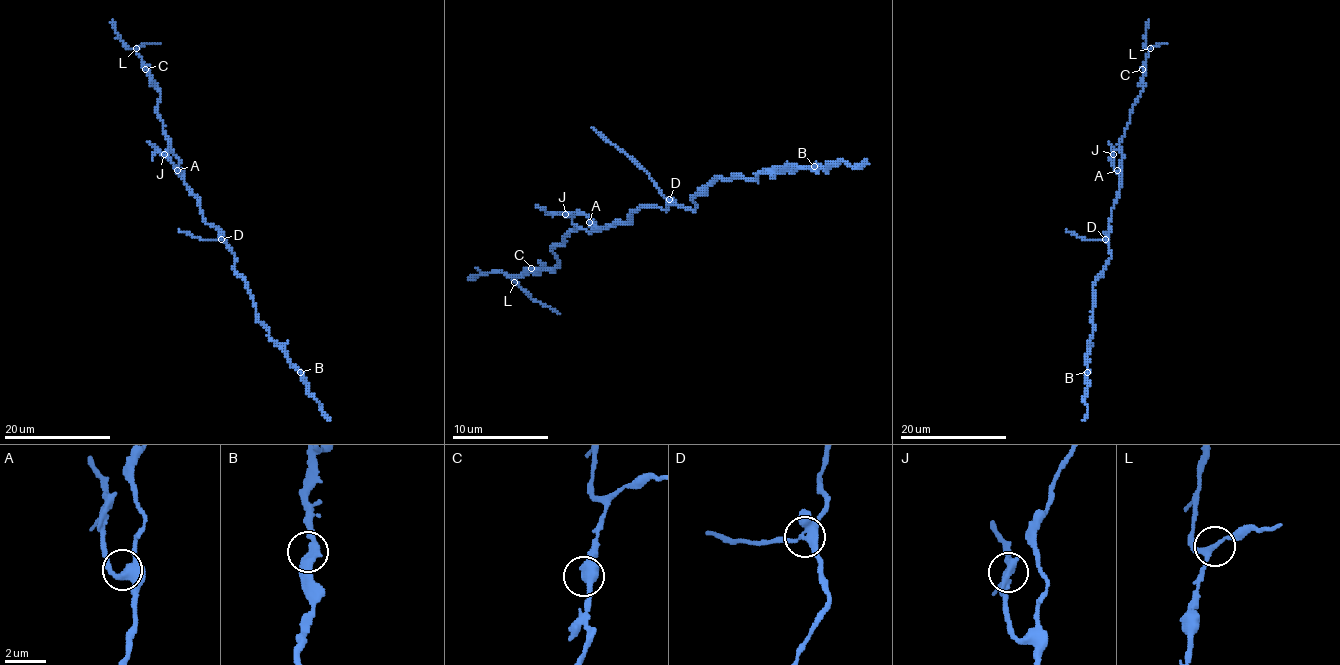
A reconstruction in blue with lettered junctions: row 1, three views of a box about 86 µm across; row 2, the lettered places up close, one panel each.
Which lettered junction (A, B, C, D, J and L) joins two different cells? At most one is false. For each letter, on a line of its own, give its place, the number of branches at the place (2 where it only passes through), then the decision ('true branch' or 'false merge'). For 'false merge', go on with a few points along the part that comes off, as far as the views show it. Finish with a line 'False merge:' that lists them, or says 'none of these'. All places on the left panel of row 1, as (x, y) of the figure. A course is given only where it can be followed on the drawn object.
A: at (177, 170); 3 branches meet; true branch
B: at (300, 372); 2 branches meet; true branch
C: at (145, 69); 3 branches meet; true branch
D: at (221, 239); 4 branches meet; false merge; foreign part runs (221, 239), (206, 240), (178, 231)
J: at (164, 154); 2 branches meet; true branch
L: at (136, 48); 3 branches meet; true branch
False merge: D

